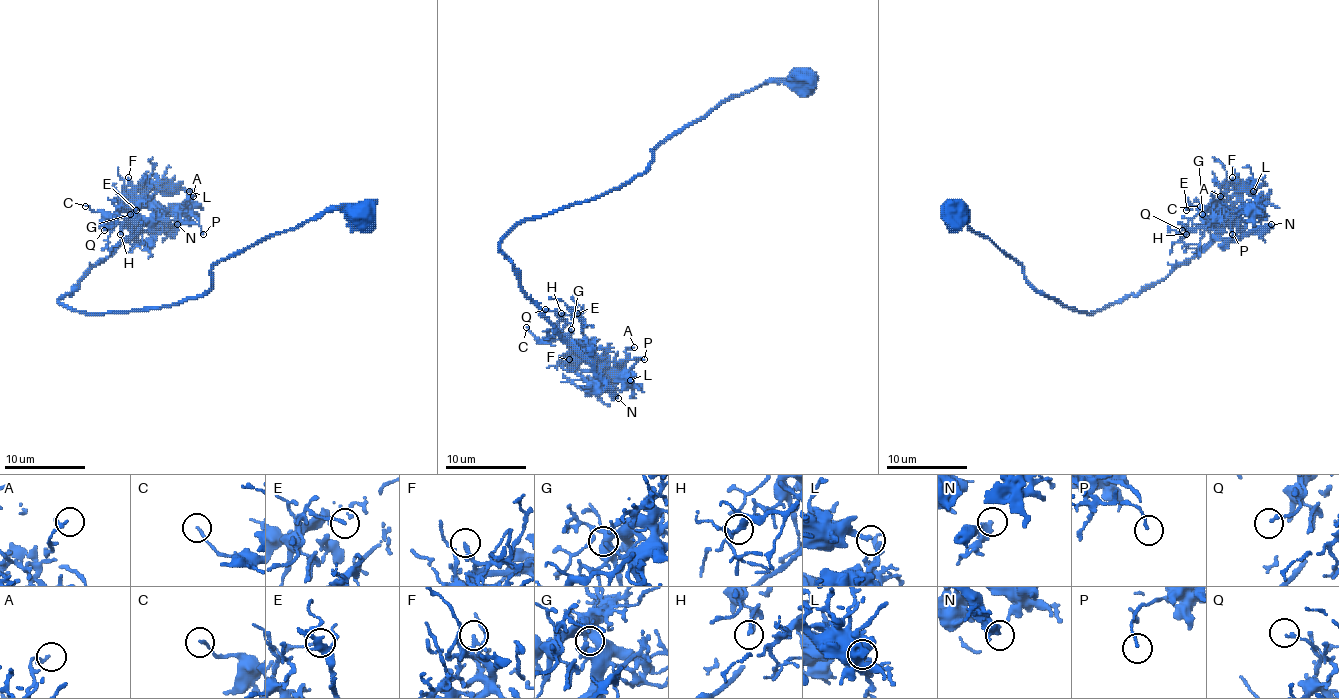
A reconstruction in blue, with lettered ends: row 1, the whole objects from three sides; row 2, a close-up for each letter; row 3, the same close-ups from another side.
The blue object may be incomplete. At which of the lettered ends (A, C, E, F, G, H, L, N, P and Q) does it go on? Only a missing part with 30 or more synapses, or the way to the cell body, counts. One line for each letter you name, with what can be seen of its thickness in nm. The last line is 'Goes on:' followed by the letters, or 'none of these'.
N: 320 nm
Goes on: N

